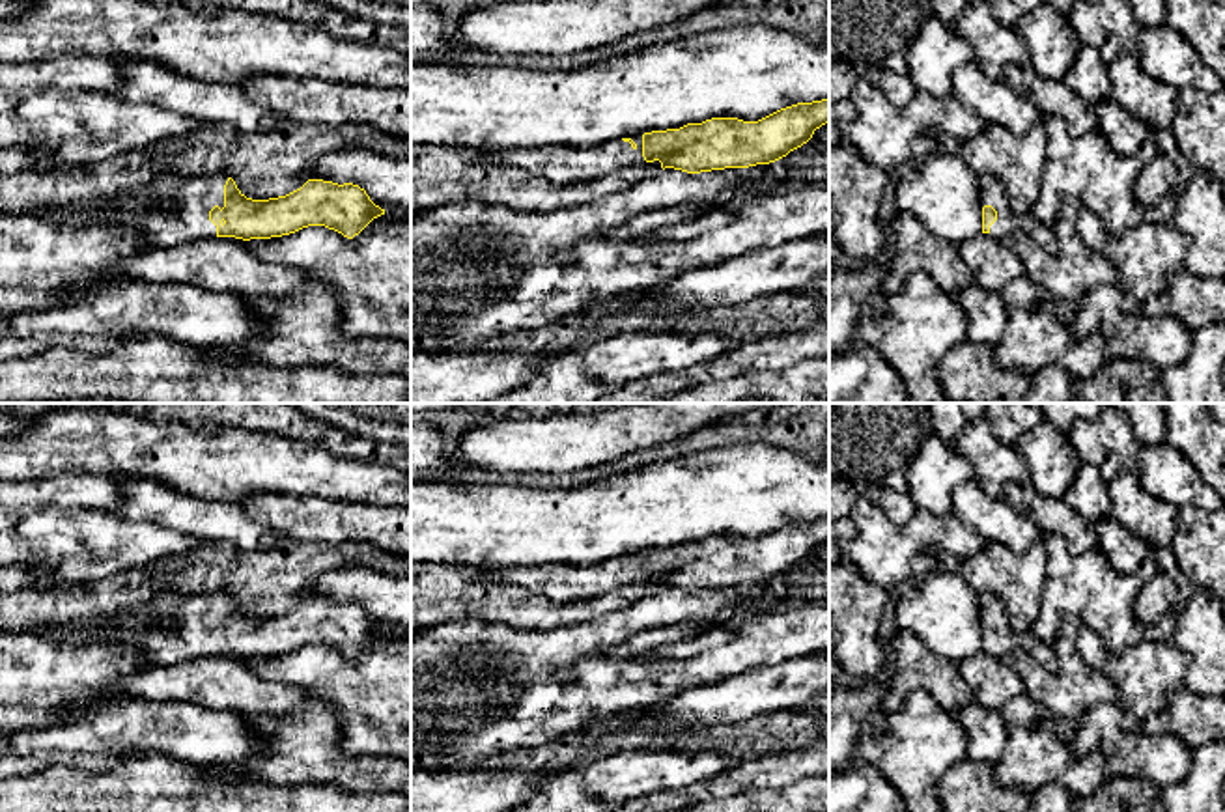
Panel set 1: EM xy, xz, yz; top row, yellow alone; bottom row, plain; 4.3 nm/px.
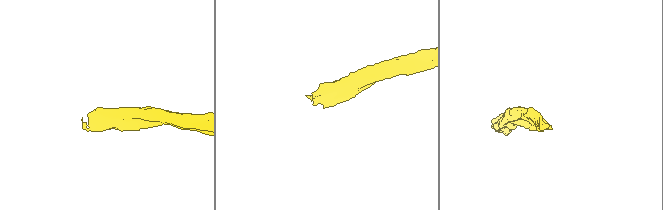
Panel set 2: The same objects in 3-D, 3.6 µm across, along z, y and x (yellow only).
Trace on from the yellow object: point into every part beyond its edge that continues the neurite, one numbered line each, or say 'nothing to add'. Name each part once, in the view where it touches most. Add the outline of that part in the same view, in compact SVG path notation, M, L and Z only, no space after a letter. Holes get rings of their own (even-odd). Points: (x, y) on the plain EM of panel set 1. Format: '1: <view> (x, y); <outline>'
1: xy (189, 635); M226 592L209 595L190 595L172 616L172 627L162 629L148 614L133 614L121 627L114 629L106 640L73 627L63 625L58 640L65 644L86 642L120 642L136 646L146 653L151 666L170 666L194 657L217 655L217 644L209 638L209 629L224 625Z

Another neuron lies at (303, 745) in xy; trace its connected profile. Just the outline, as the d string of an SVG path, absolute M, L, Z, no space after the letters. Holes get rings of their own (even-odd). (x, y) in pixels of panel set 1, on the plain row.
M308 698L280 715L241 713L267 741L260 756L222 767L224 777L273 784L327 784L349 793L403 793L411 799L411 762L392 754L349 756L342 749L340 717Z

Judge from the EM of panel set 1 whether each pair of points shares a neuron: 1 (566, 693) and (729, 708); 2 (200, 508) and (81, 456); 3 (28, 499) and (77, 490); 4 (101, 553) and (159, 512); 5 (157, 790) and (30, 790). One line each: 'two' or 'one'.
1: two
2: two
3: one
4: two
5: one

